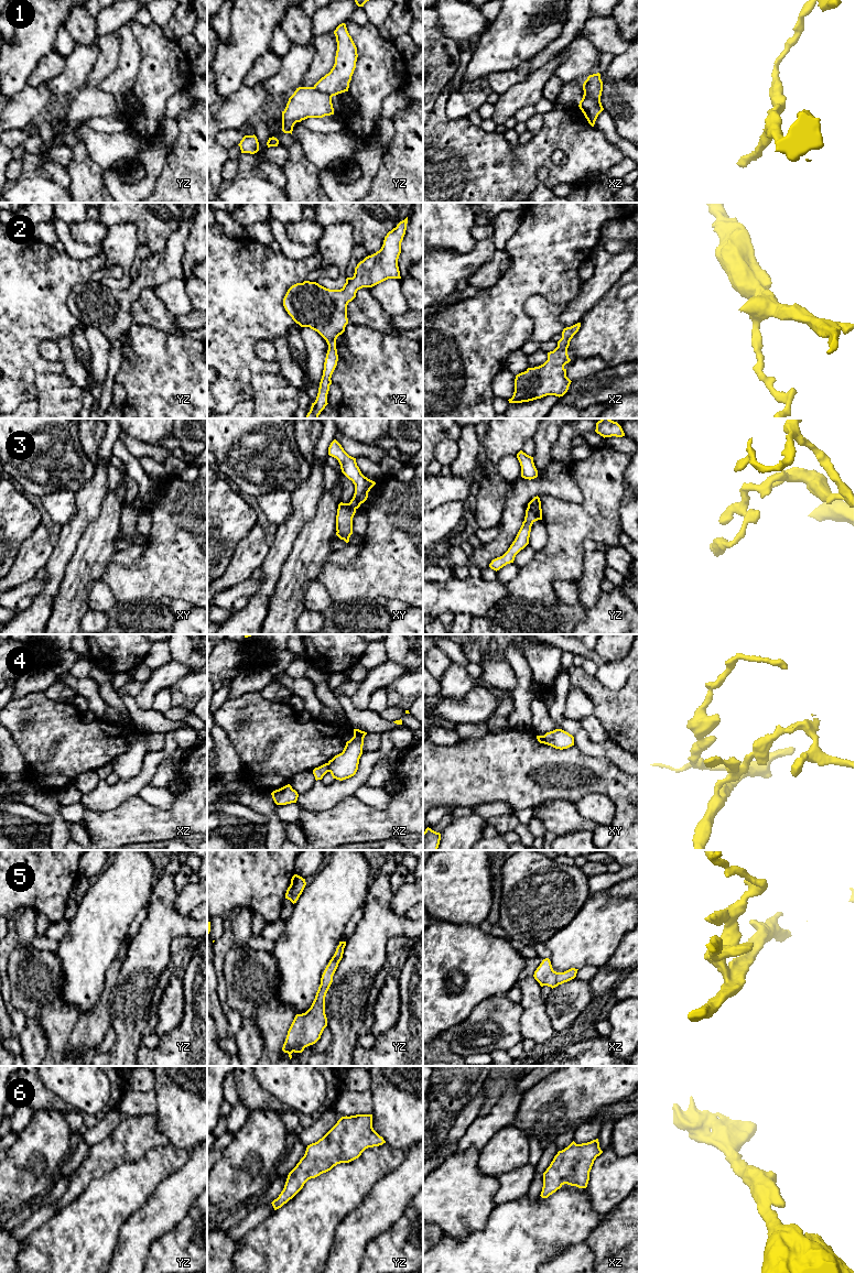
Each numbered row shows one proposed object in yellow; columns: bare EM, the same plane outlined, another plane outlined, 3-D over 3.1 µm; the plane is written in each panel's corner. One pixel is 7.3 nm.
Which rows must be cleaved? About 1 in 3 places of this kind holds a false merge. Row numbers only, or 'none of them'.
1, 3, 4

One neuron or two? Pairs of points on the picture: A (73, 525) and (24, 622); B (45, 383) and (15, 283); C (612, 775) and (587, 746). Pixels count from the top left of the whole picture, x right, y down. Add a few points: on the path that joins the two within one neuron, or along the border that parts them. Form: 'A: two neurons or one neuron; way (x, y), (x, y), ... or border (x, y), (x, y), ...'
A: one neuron; way (64, 550), (56, 564), (53, 581), (45, 598)
B: two neurons; border (62, 372), (39, 373), (35, 378), (35, 399)
C: two neurons; border (574, 744), (582, 752), (608, 759), (619, 769)

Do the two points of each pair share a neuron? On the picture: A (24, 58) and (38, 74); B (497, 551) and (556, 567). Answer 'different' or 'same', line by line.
A: different
B: different

